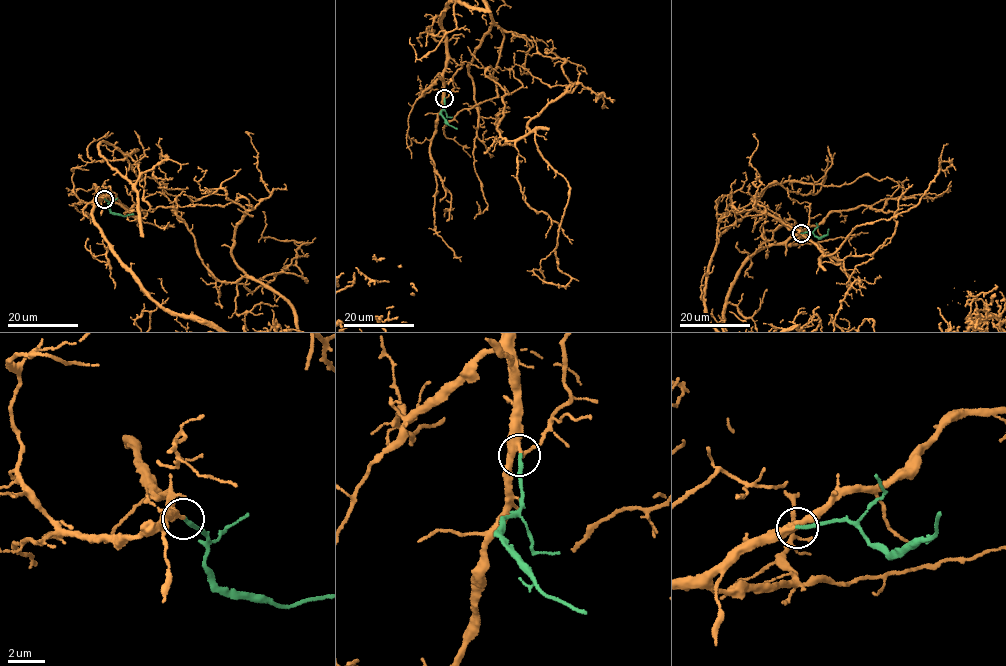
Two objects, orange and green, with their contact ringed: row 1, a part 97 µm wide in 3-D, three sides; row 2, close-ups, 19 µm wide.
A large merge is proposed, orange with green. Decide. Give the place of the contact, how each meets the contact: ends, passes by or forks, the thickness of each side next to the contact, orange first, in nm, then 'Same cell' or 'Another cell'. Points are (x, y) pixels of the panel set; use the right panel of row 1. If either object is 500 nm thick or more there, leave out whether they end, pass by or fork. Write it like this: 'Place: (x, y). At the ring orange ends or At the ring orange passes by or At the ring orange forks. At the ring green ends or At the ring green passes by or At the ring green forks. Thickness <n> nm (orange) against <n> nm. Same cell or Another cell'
Place: (801, 233). At the ring orange passes by. At the ring green ends. Thickness 280 nm (orange) against 200 nm. Same cell

